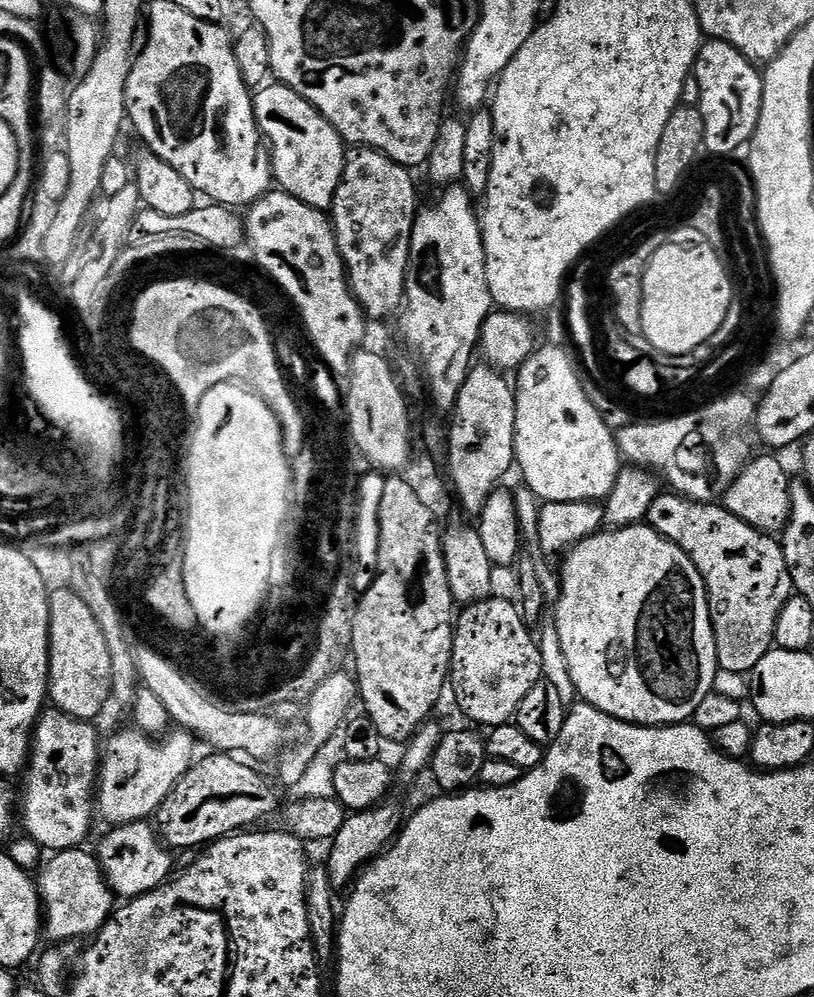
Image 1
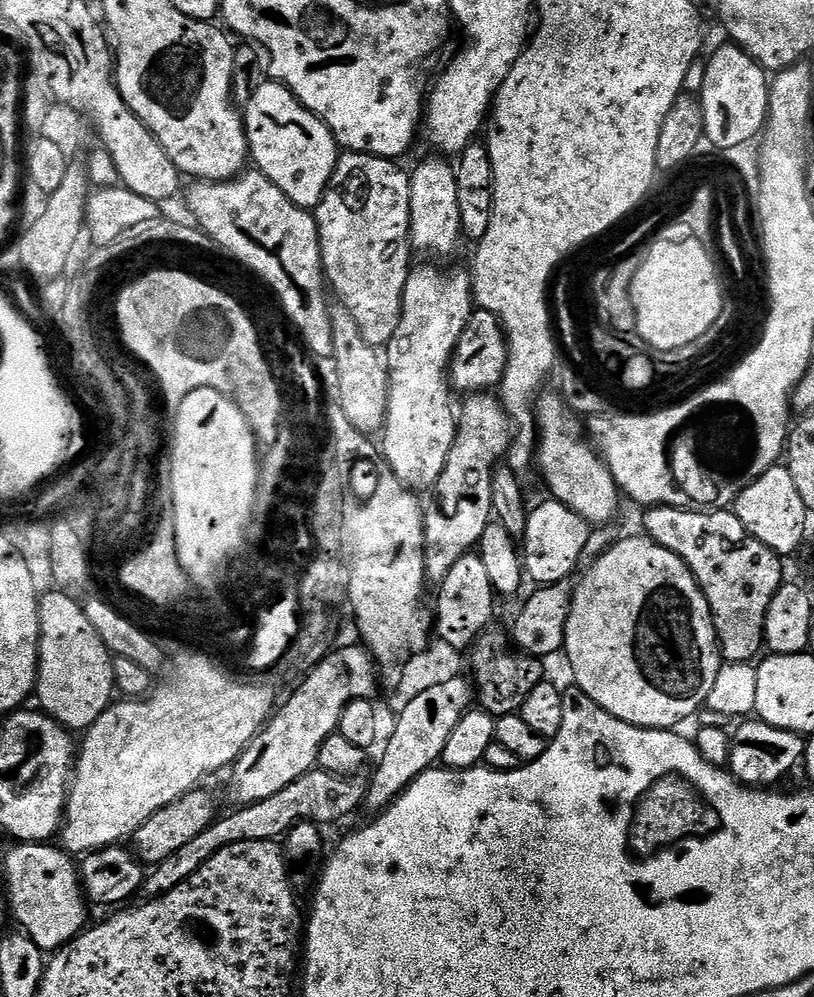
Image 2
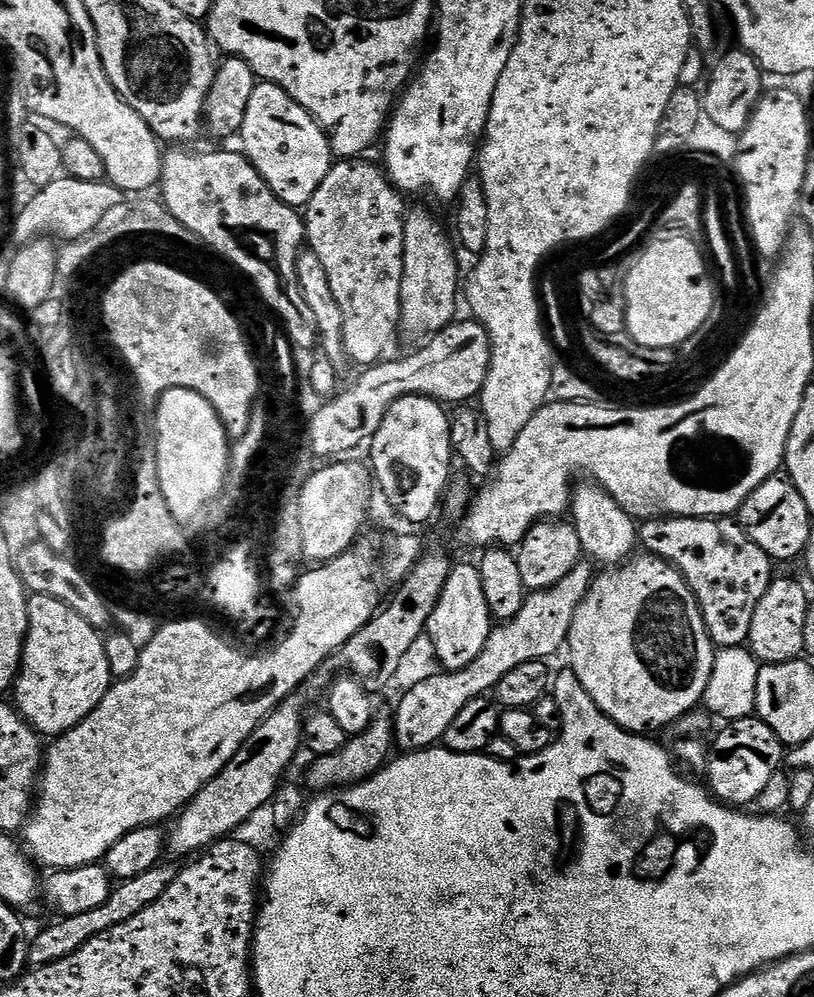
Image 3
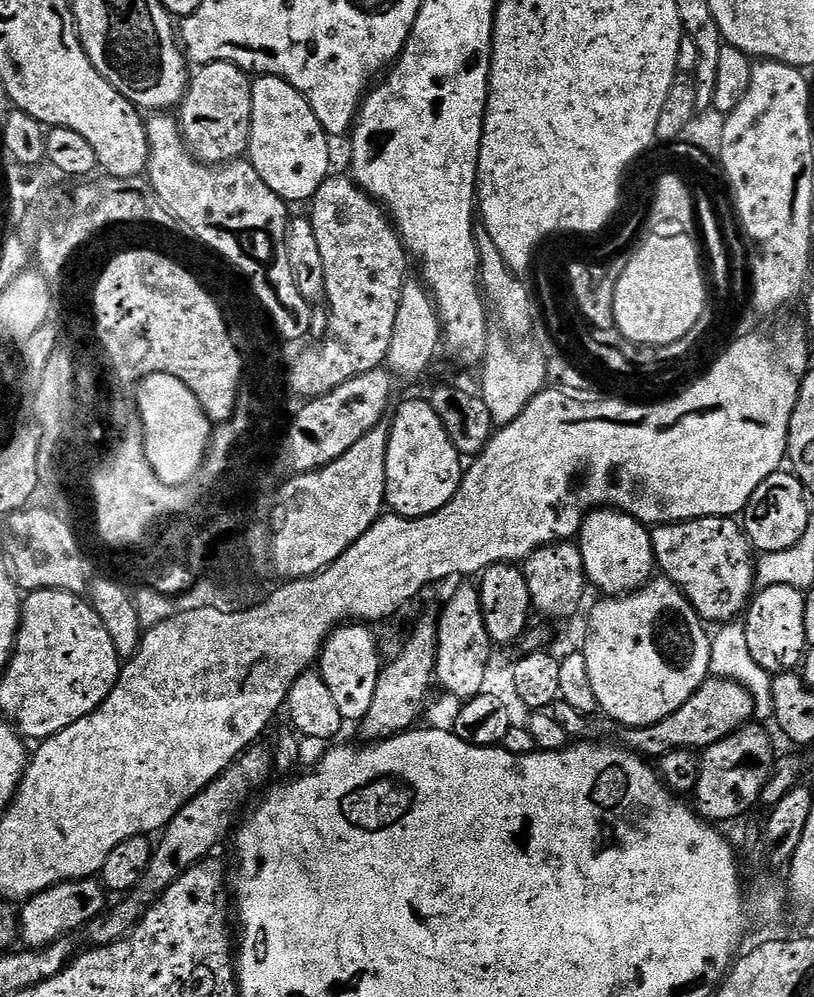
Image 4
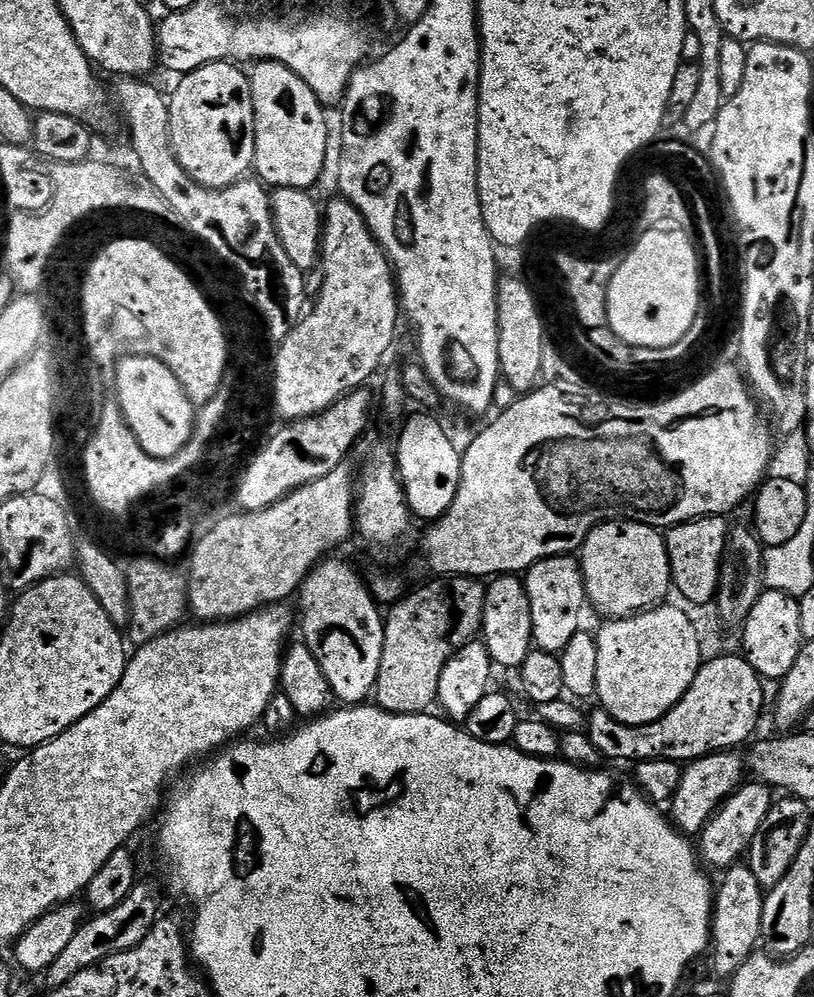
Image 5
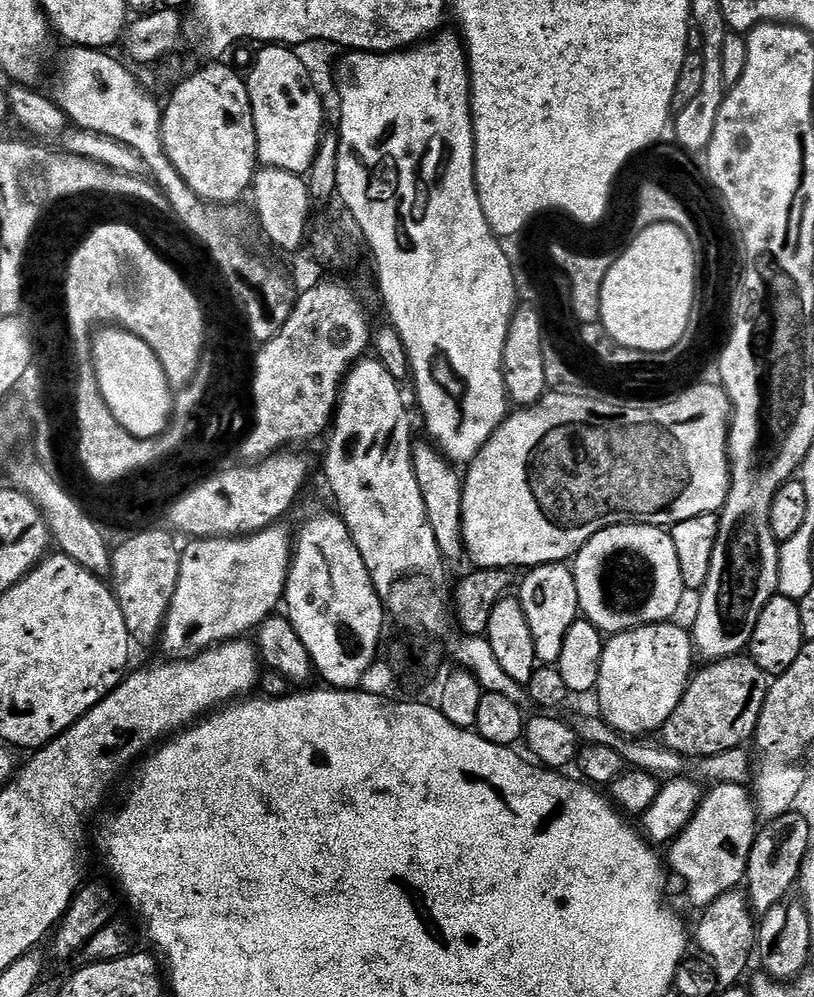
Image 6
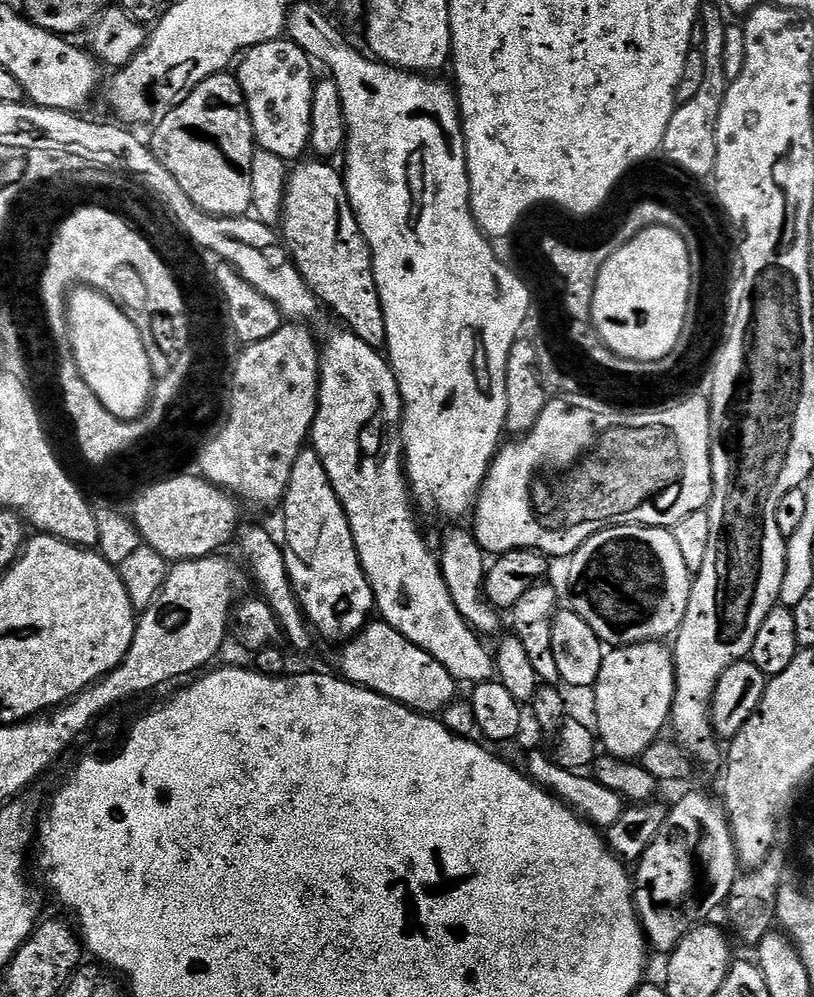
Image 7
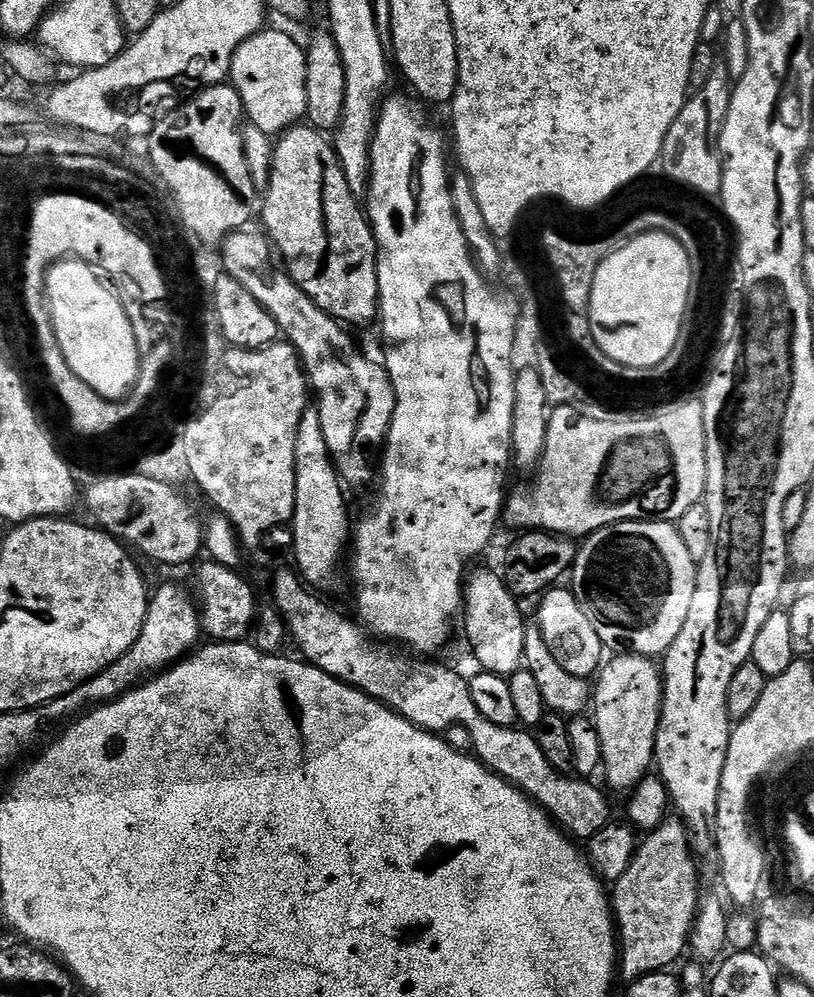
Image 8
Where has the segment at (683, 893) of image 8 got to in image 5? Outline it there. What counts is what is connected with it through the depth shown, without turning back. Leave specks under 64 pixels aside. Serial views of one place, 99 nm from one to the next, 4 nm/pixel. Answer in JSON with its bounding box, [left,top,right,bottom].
[698,782,774,870]

